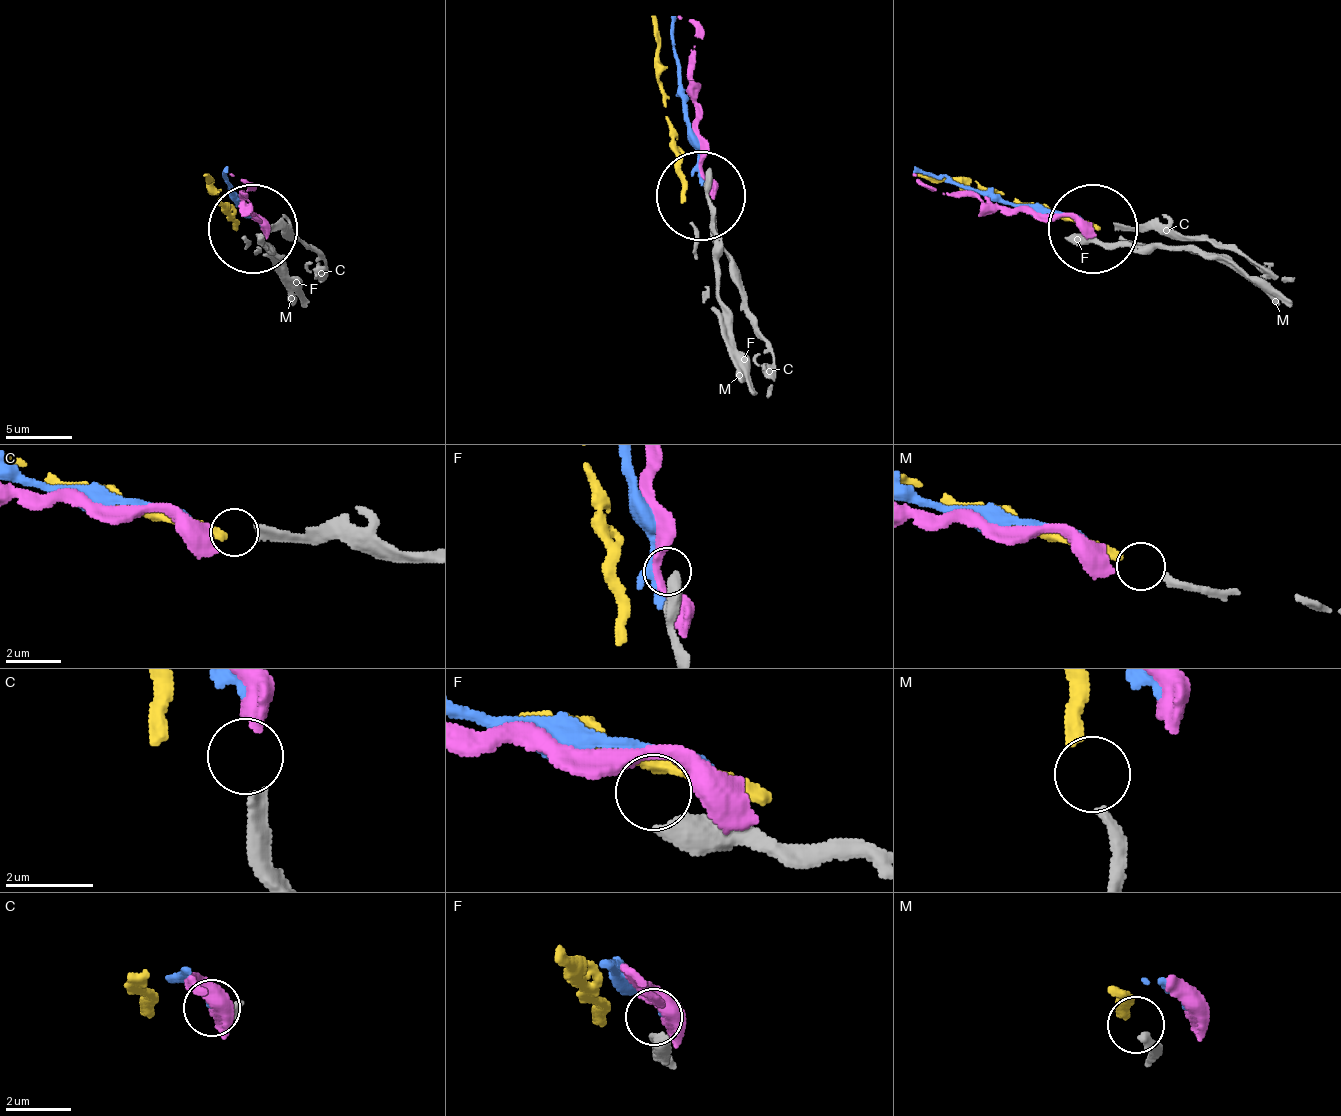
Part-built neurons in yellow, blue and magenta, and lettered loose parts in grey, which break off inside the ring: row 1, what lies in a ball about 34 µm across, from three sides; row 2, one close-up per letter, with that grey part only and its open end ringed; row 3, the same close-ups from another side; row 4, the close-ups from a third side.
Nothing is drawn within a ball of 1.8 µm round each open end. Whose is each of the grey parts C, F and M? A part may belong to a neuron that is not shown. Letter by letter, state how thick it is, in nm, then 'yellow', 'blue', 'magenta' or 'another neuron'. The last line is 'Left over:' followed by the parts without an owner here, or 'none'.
C: 360 nm | magenta
F: 550 nm | another neuron
M: 280 nm | yellow
Left over: F

